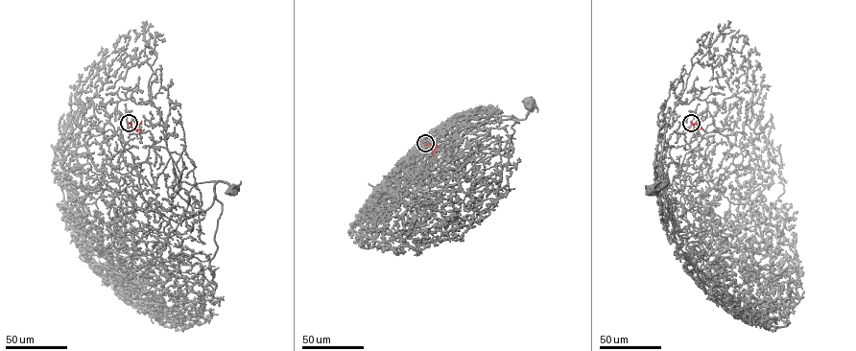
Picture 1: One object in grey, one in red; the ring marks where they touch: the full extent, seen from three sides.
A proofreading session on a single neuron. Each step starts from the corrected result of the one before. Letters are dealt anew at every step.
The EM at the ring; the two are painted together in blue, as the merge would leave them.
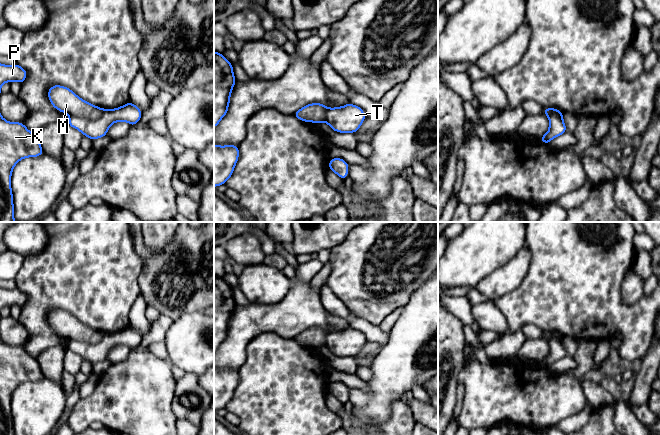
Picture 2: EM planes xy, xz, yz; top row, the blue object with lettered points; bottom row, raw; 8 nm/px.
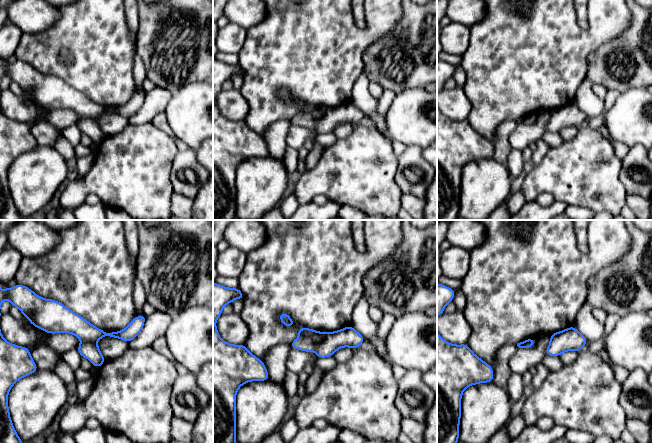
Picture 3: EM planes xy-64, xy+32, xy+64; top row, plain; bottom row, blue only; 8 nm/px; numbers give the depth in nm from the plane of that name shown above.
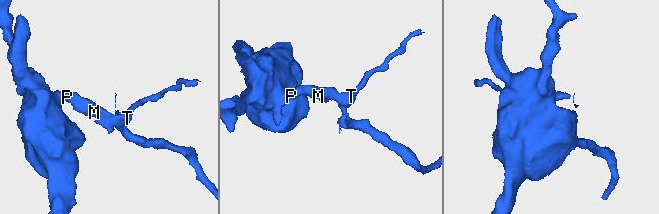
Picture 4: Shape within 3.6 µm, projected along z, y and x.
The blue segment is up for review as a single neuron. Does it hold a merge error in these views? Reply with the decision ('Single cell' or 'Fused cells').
Fused cells

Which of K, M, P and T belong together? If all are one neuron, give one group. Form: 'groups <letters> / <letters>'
groups K M P / T

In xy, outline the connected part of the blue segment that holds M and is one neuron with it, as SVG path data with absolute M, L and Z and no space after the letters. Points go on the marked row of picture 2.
M53 85L48 89L48 98L52 106L60 112L71 116L97 120L101 117L102 108L81 99L65 86Z

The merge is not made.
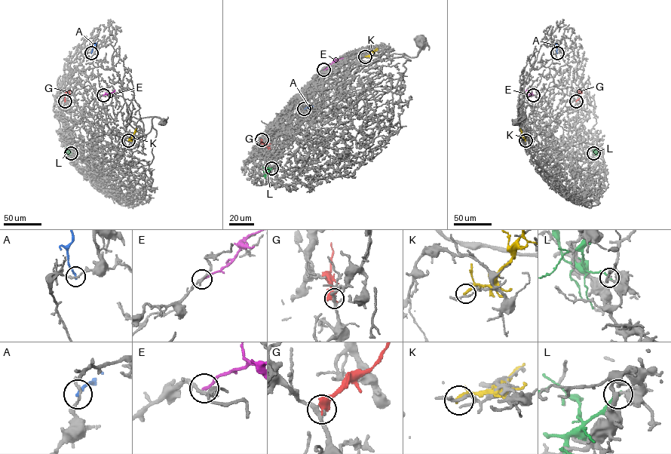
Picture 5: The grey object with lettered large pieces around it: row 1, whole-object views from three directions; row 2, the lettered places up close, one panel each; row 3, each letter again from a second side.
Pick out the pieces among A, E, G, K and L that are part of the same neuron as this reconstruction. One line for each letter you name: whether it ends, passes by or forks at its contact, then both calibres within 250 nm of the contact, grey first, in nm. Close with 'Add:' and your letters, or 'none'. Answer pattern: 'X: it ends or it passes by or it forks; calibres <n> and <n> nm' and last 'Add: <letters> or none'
Add: none

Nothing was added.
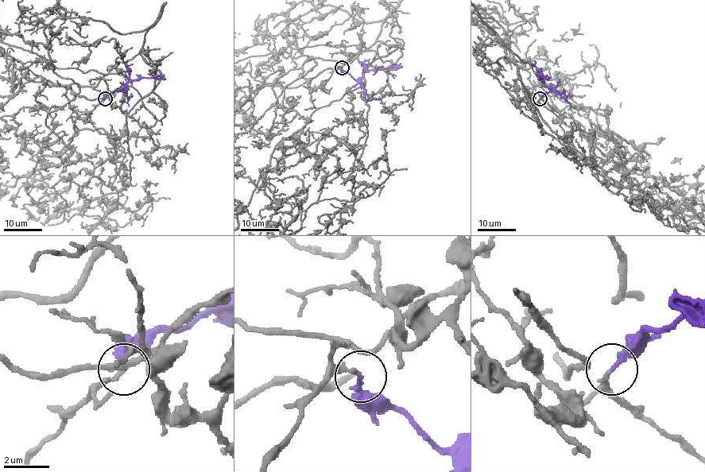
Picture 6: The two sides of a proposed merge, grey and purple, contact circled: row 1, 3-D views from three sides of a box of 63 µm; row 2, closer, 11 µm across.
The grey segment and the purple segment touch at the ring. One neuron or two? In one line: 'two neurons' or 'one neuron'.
one neuron

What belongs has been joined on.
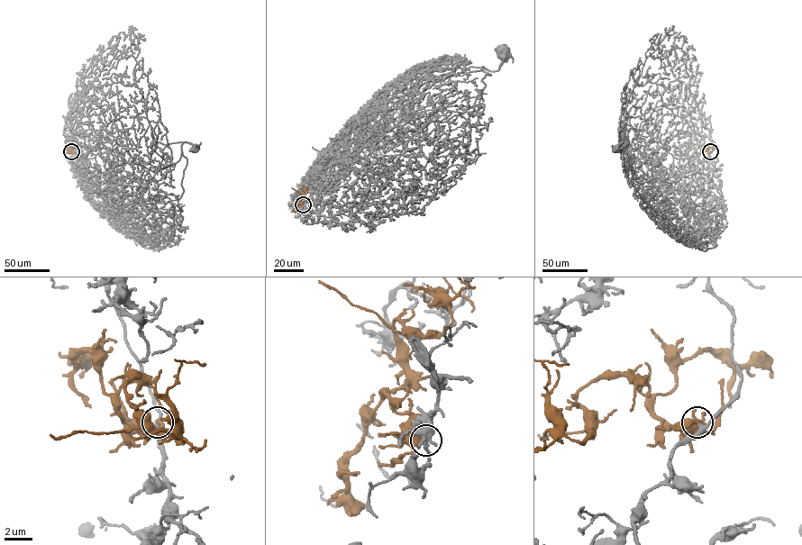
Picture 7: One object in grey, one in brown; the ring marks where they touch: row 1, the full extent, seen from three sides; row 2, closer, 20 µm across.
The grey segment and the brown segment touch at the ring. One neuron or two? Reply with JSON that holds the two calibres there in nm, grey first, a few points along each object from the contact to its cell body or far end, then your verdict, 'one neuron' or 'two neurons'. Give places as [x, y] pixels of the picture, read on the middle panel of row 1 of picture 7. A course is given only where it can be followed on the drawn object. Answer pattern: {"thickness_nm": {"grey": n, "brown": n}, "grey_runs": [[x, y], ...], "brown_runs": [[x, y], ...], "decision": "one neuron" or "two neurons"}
{"thickness_nm": {"grey": 260, "brown": 260}, "grey_runs": [[303, 204], [331, 179], [335, 161], [374, 136], [389, 110], [454, 75], [482, 67], [496, 70], [503, 54]], "brown_runs": [[303, 204], [298, 199], [299, 192], [305, 191], [302, 185]], "decision": "one neuron"}

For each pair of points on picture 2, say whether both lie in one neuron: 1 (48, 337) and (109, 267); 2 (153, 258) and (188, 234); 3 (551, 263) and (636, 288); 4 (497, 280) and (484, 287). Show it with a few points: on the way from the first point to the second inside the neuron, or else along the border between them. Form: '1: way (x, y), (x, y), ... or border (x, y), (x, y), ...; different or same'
1: way (42, 314), (42, 311), (86, 269); same
2: way (162, 258), (179, 243); same
3: border (624, 277), (621, 283), (621, 299), (631, 305); different
4: way (494, 283), (487, 287); same

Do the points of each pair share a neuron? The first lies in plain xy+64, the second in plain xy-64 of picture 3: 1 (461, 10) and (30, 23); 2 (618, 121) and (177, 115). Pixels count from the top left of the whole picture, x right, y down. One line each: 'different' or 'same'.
1: same
2: same

